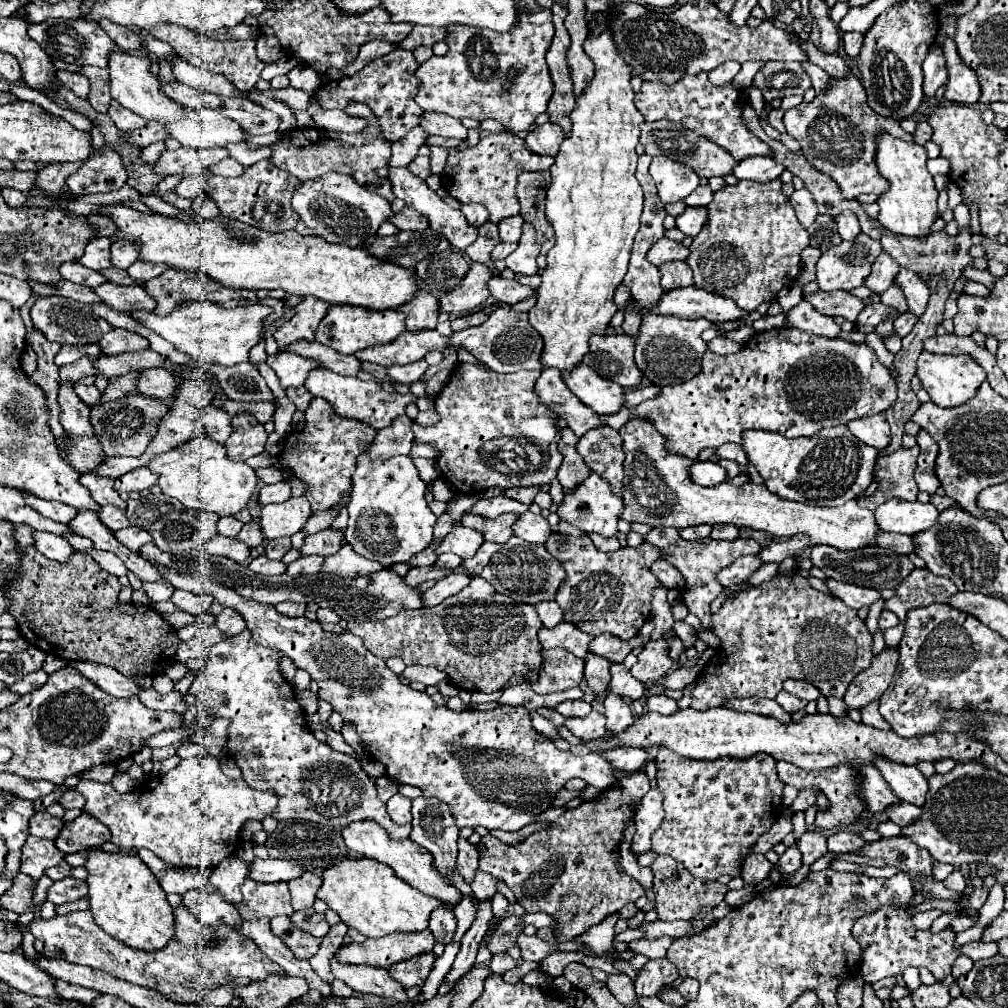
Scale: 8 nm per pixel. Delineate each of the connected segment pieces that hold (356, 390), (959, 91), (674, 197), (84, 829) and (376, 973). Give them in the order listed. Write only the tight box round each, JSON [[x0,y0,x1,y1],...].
[[306,368,418,430],[942,36,980,104],[650,156,698,204],[56,812,110,854],[332,958,408,1002]]

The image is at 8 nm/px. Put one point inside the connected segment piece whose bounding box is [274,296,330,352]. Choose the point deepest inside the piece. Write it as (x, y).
(310, 311)

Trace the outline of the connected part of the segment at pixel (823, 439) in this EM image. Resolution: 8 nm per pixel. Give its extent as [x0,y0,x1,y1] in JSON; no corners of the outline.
[742,426,878,506]

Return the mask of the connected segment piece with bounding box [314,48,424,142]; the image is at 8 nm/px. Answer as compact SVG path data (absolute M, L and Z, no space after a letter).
M396 48L390 54L372 60L350 78L324 82L314 92L314 100L320 106L336 108L336 110L344 110L348 102L364 102L372 110L372 114L376 114L380 122L380 128L382 128L380 136L388 142L396 142L404 138L404 134L408 134L414 126L418 126L420 116L424 114L424 110L420 110L420 106L414 102L418 94L418 86L420 86L420 80L416 78L416 68L418 68L418 62L414 60L412 50Z

